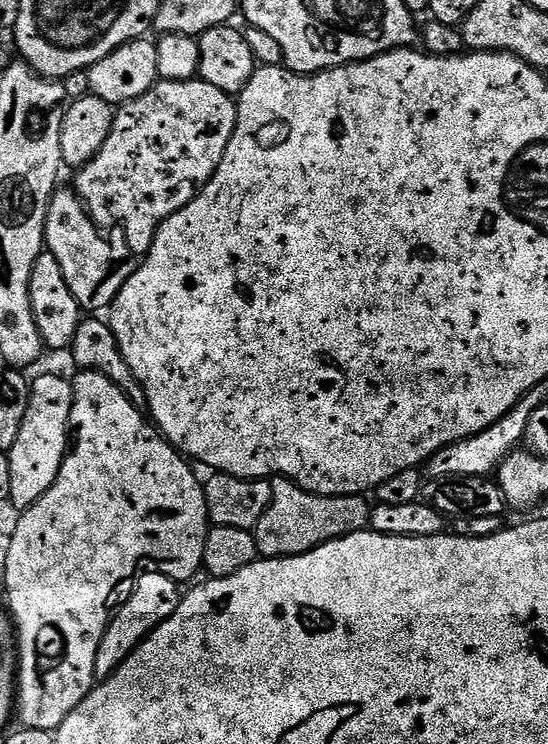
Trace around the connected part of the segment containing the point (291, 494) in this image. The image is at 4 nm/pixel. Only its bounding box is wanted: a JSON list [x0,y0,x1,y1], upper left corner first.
[254,480,373,558]

